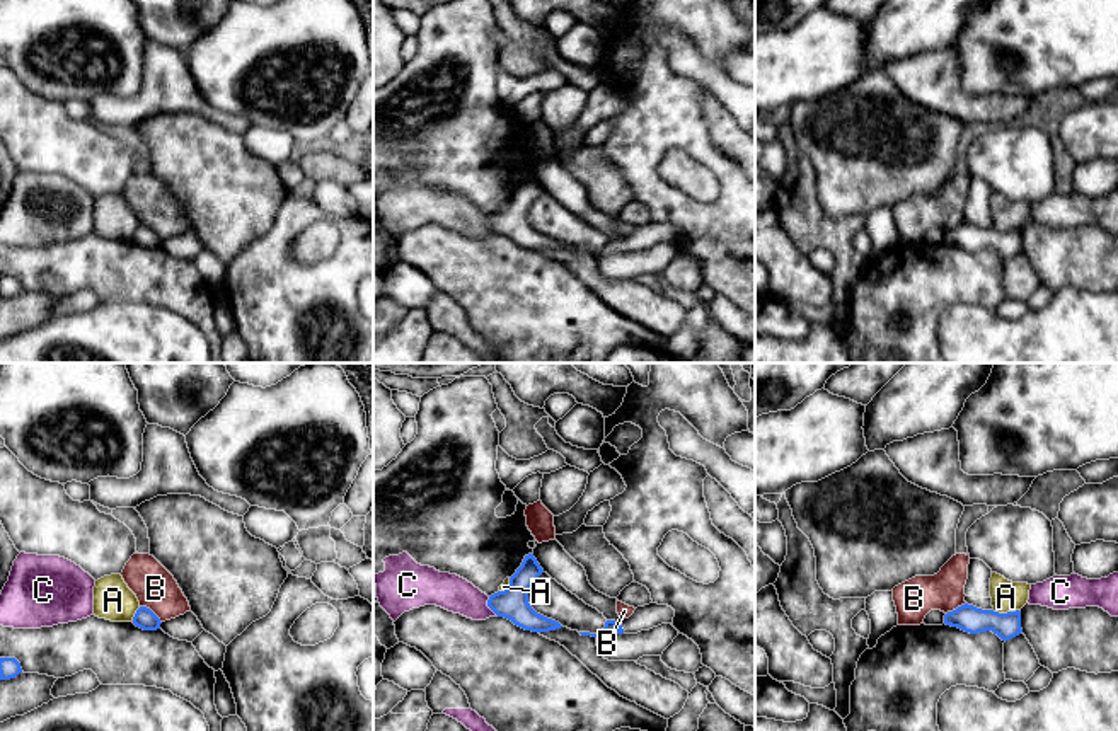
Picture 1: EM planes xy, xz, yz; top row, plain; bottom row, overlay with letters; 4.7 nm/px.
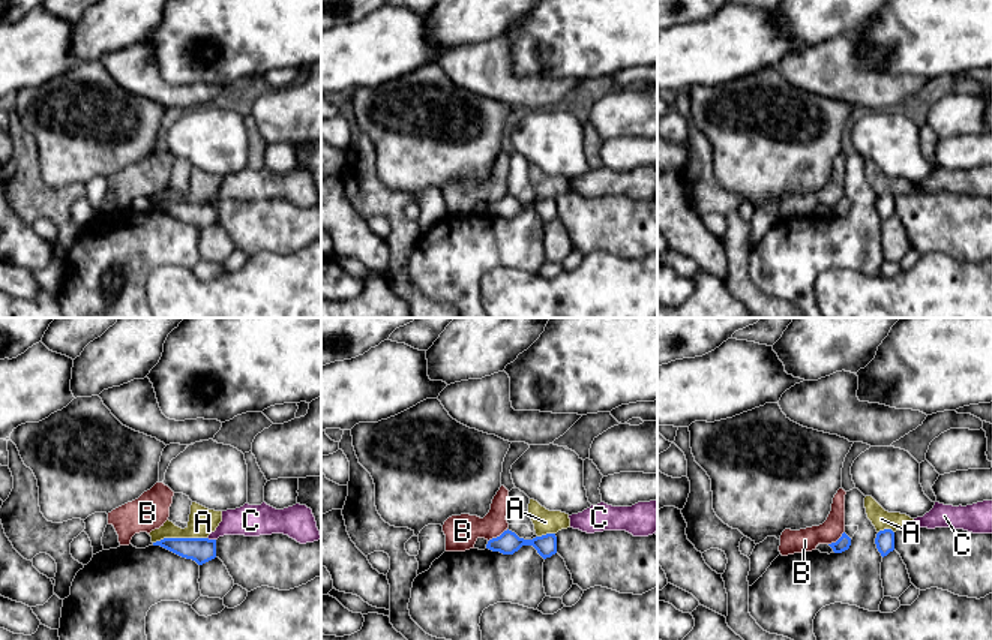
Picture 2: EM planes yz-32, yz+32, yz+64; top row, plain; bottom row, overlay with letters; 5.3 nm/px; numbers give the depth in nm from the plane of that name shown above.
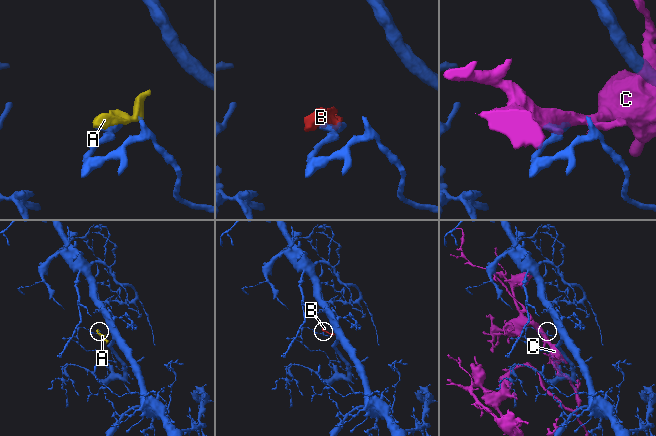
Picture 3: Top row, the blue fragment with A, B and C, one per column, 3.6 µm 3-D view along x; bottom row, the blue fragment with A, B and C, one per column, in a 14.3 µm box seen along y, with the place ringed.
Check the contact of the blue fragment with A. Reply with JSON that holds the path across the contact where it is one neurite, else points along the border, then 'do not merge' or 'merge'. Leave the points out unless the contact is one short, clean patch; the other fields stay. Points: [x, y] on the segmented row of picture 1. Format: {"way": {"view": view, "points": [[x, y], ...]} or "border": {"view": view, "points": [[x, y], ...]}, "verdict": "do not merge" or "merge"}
{"verdict": "do not merge"}

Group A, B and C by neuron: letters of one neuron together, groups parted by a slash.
A B / C

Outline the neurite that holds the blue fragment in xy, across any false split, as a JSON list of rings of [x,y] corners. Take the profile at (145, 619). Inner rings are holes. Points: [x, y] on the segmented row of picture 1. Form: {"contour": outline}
{"contour": [[[140,607],[133,617],[133,624],[143,630],[160,629],[160,619],[147,607]]]}

